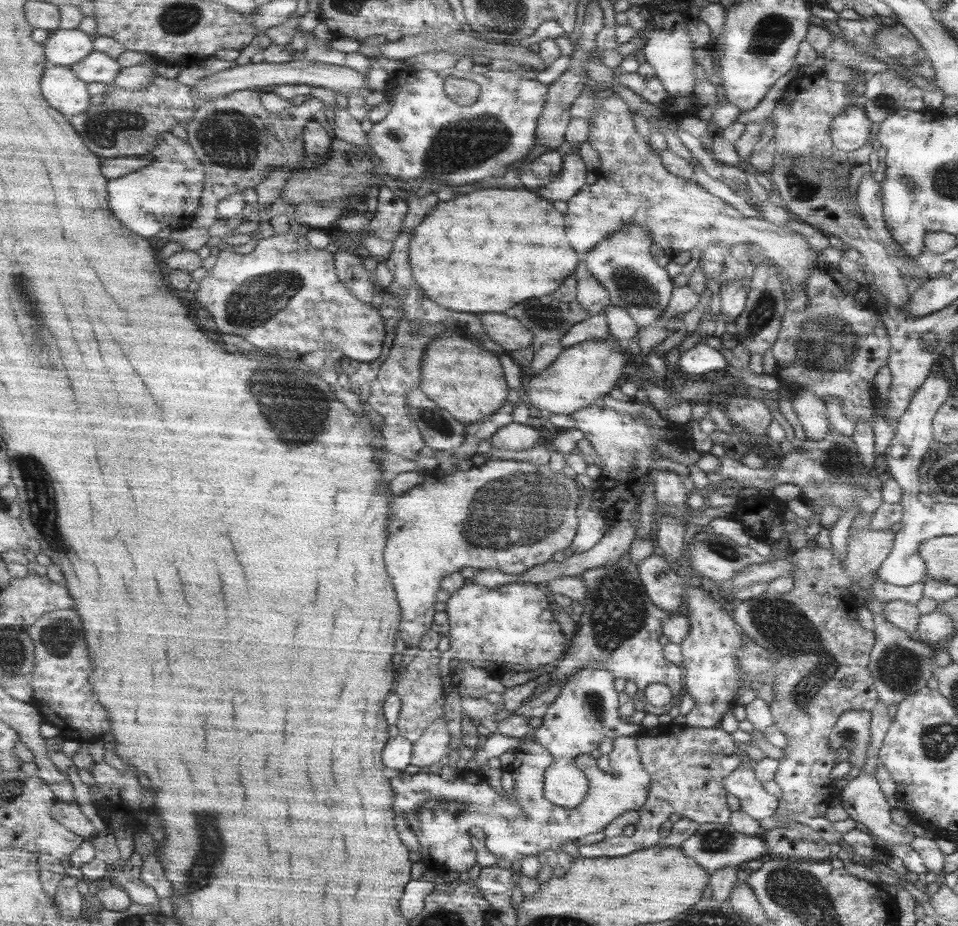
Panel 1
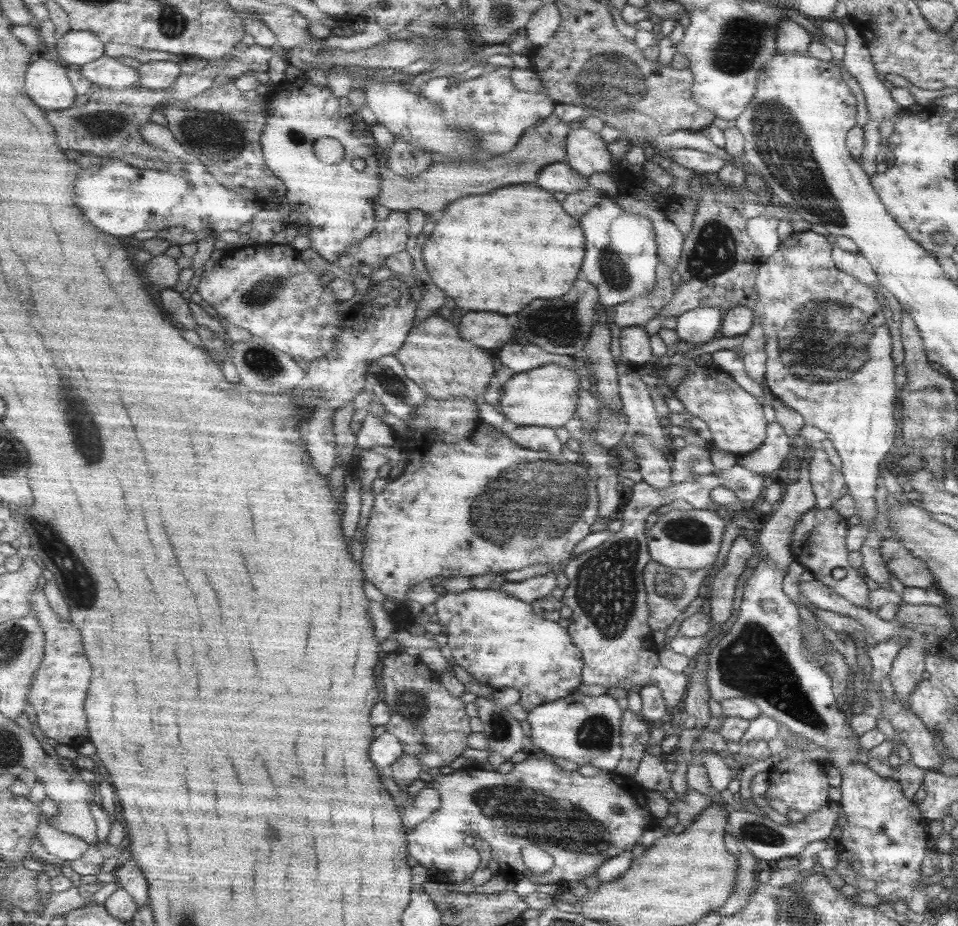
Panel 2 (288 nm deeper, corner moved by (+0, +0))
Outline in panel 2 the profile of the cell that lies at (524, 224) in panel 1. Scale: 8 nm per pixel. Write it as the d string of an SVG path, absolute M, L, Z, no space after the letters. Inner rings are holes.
M521 184L521 186L511 186L511 188L499 188L499 190L495 190L493 194L487 194L487 196L467 196L467 198L461 198L461 200L453 202L445 210L443 218L437 222L437 226L435 226L431 238L427 240L427 244L423 246L423 258L425 258L423 264L427 266L433 282L443 292L447 292L447 296L453 298L461 308L483 310L483 312L501 312L501 314L517 314L525 308L525 304L531 304L537 298L559 298L559 296L565 296L571 290L571 286L577 280L577 274L581 270L583 258L585 258L585 234L583 234L581 224L577 220L573 220L563 210L563 204L559 200L555 200L553 192L543 190L537 184Z

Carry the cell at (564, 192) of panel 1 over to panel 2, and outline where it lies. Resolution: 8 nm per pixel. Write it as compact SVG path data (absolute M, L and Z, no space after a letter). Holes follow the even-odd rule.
M573 126L573 132L567 138L567 158L563 162L585 180L593 174L615 174L603 136L581 126Z

